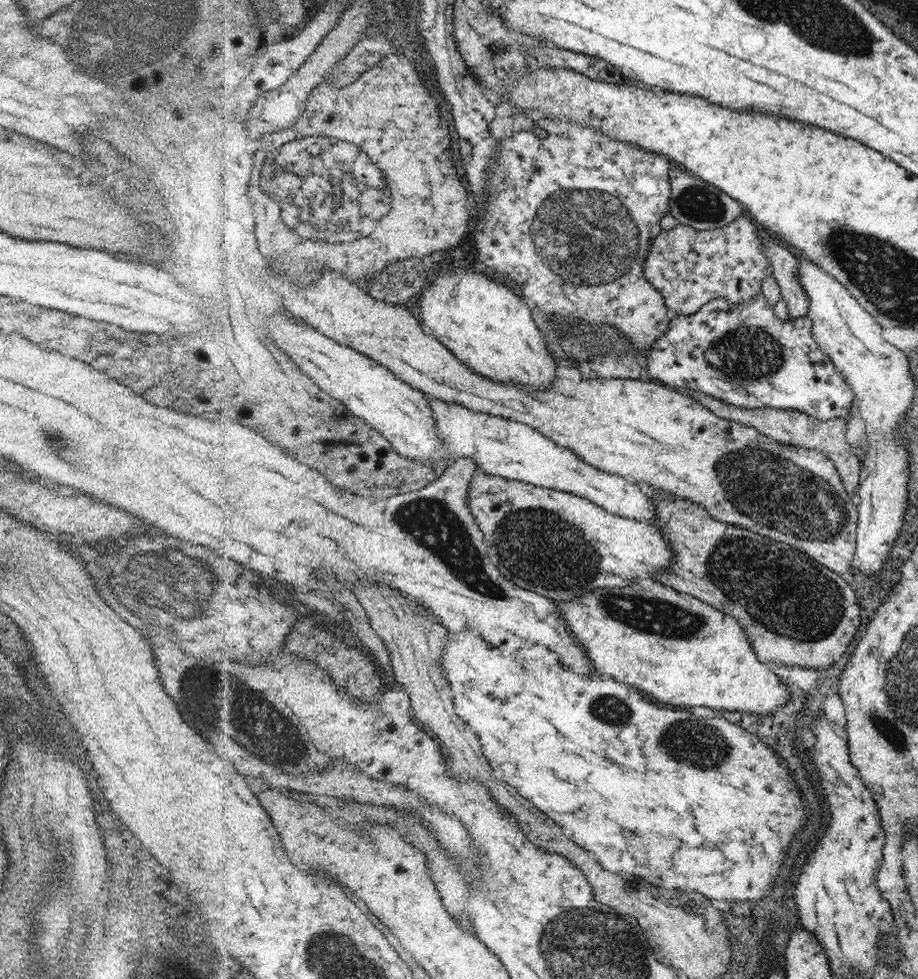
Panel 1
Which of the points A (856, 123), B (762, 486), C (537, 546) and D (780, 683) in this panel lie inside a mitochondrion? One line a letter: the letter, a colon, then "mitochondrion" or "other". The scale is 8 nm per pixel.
A: other
B: mitochondrion
C: mitochondrion
D: other

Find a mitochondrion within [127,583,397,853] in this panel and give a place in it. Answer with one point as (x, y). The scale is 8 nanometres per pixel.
(267, 728)

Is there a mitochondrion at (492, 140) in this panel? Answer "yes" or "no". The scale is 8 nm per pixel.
no

